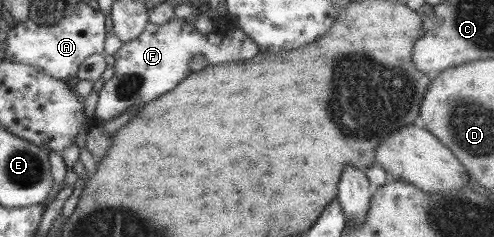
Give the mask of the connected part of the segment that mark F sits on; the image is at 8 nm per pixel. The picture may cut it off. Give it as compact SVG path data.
M176 17L163 25L147 23L138 37L121 43L114 54L114 73L99 92L94 121L110 121L126 113L132 105L144 105L175 89L191 73L188 62L194 54L202 54L206 66L216 66L250 59L257 52L256 44L238 29L230 36L221 36L215 30L200 35L187 21Z

